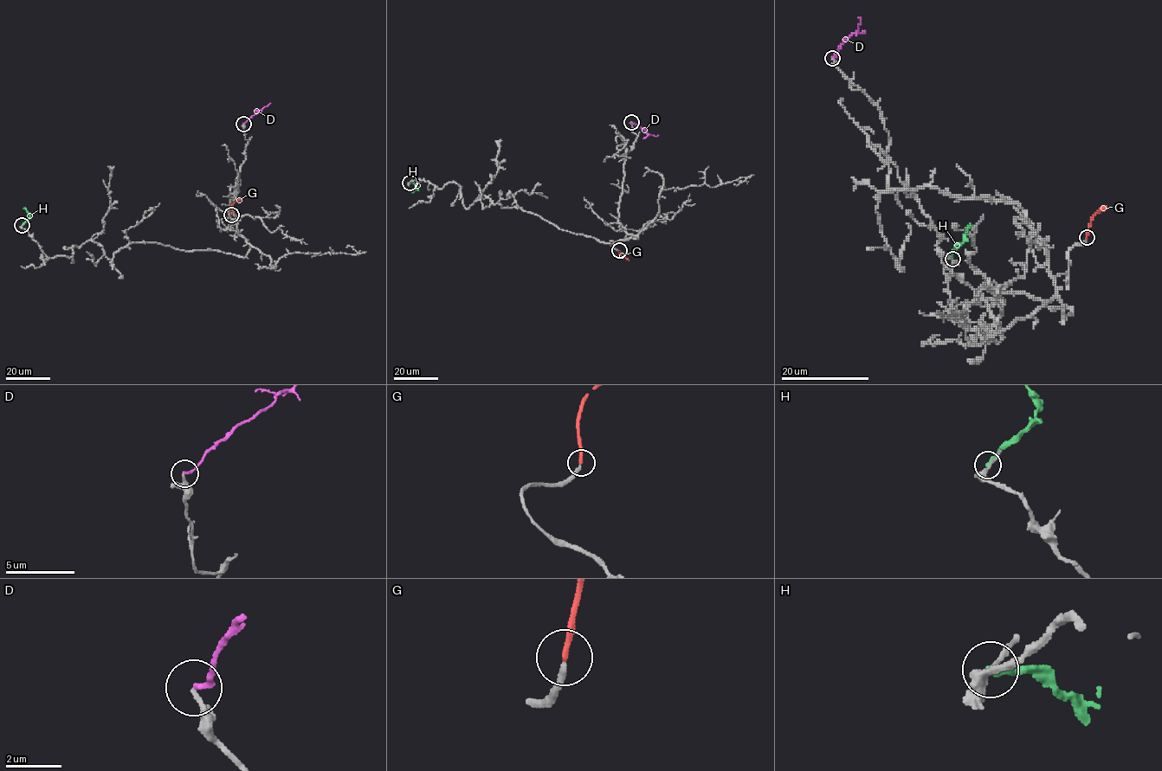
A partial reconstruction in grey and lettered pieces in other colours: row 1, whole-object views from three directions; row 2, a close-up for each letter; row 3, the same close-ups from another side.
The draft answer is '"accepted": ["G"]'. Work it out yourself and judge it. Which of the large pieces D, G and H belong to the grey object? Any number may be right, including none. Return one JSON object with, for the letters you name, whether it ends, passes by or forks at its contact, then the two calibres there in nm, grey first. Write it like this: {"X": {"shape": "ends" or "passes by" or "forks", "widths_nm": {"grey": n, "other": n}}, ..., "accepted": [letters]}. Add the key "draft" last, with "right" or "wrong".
{"G": {"shape": "ends", "widths_nm": {"grey": 220, "other": 200}}, "accepted": ["G"], "draft": "right"}

